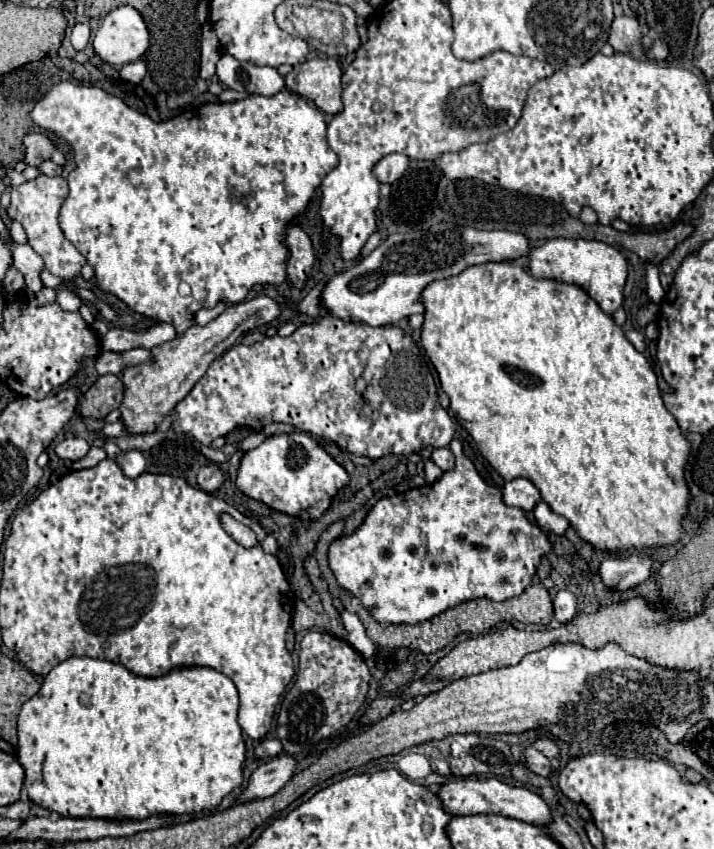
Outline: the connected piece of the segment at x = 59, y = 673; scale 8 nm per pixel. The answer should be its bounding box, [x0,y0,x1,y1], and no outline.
[18,658,246,820]

